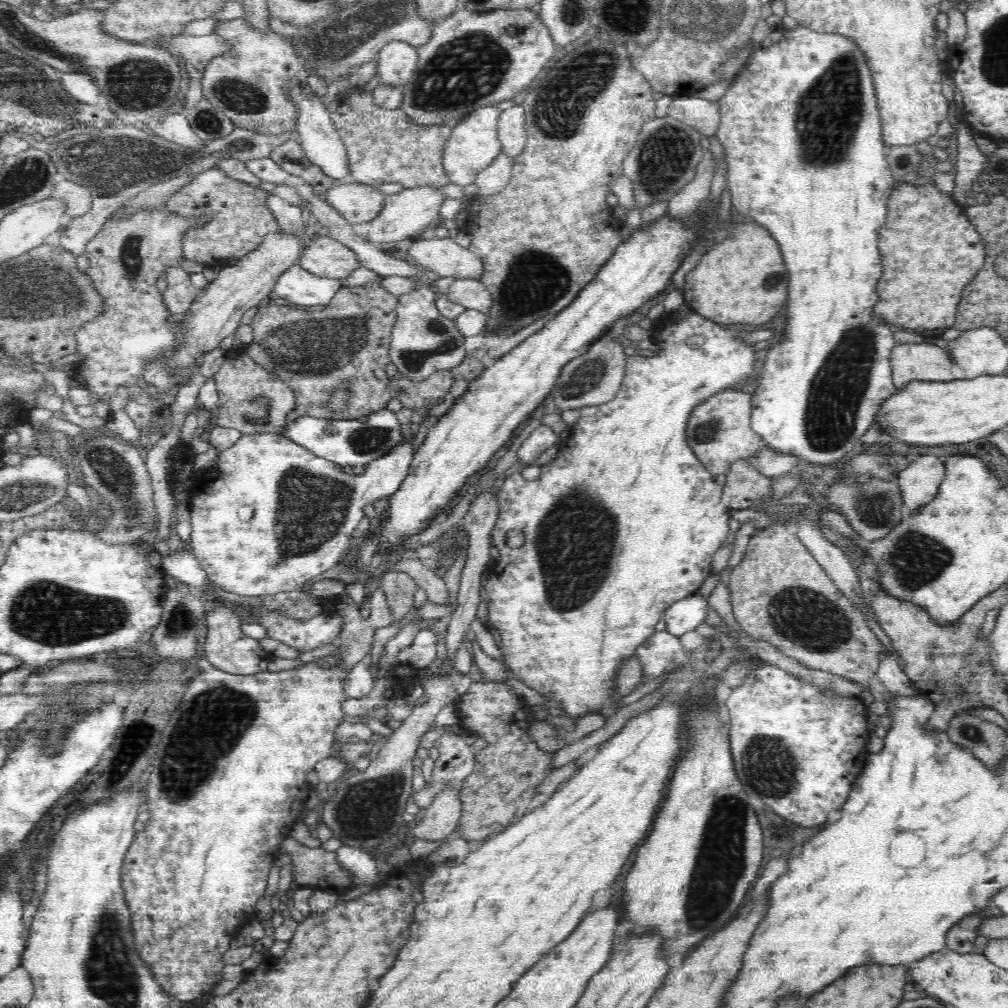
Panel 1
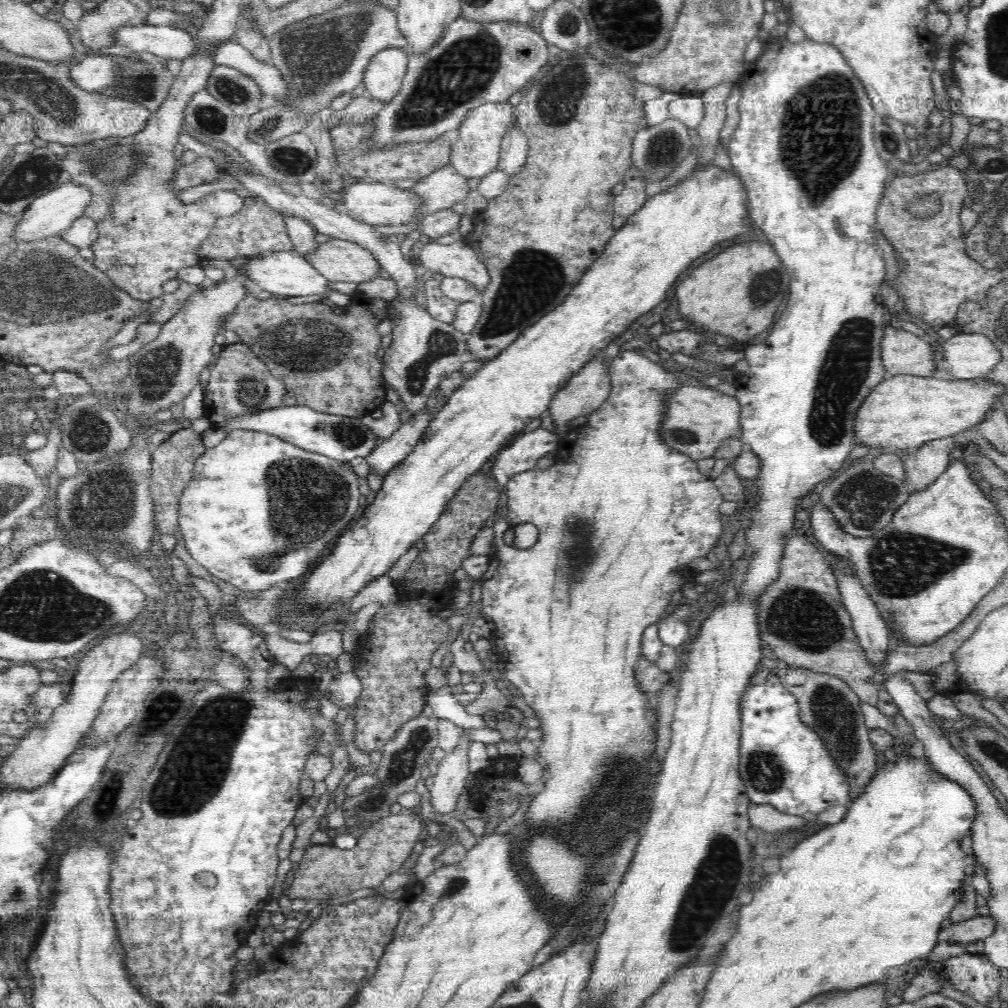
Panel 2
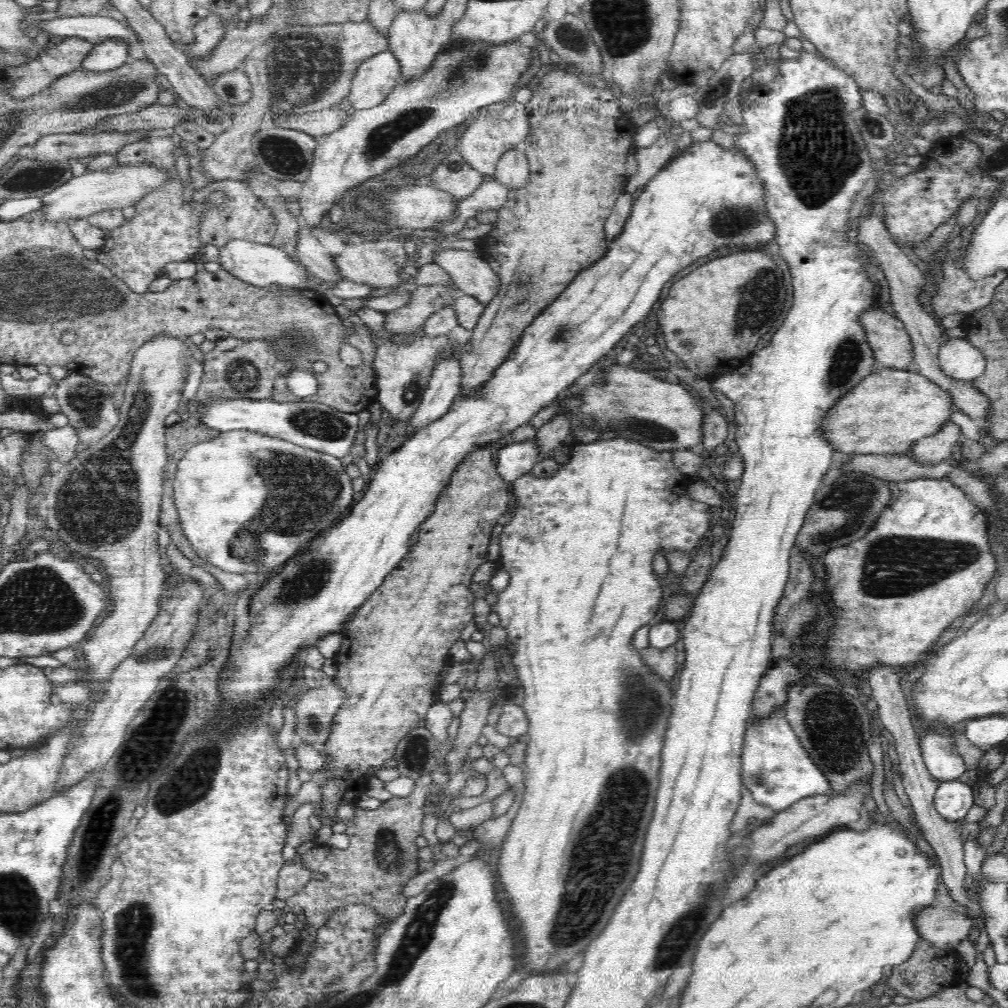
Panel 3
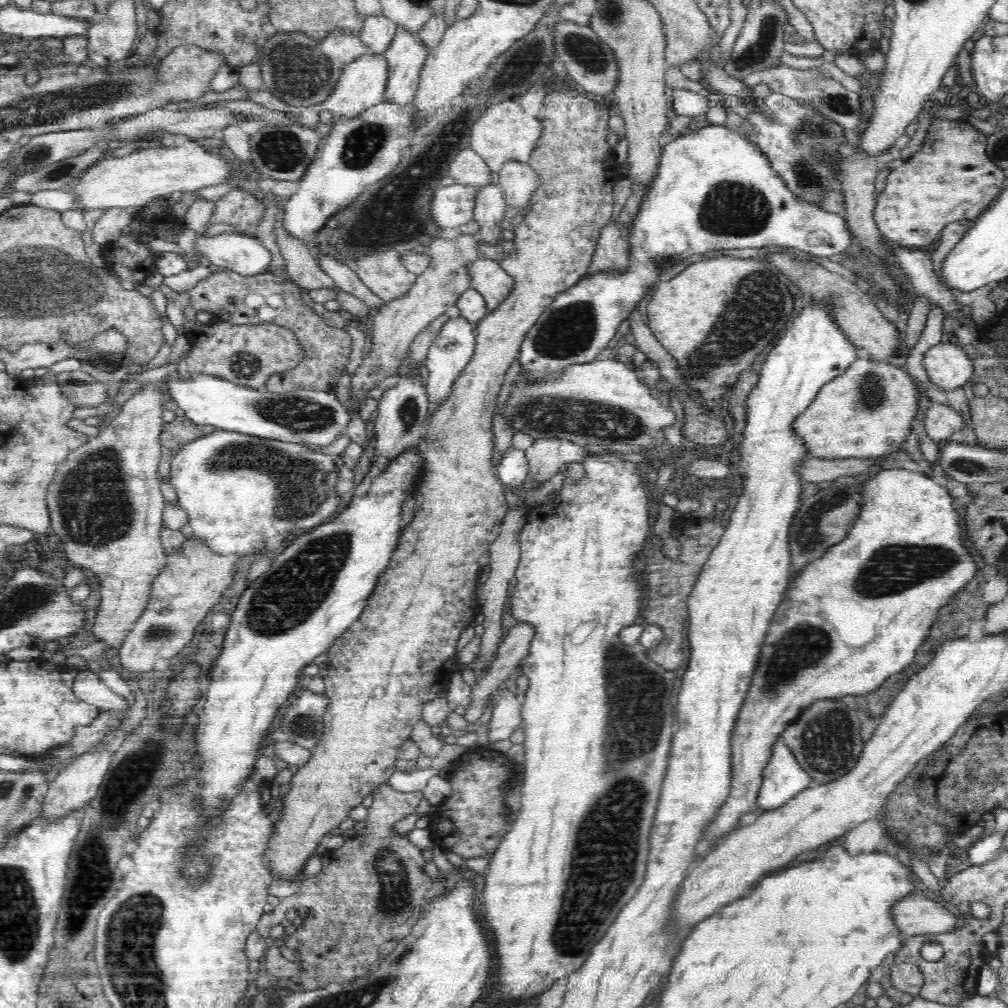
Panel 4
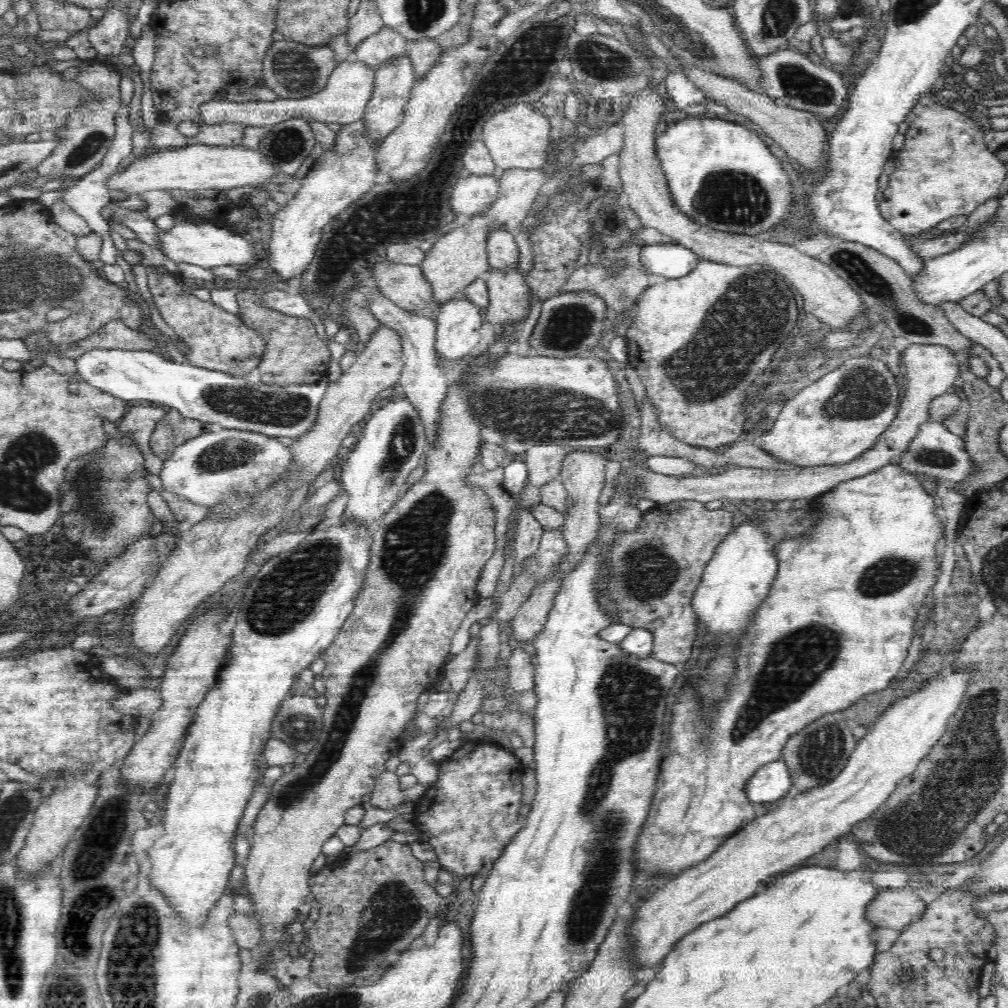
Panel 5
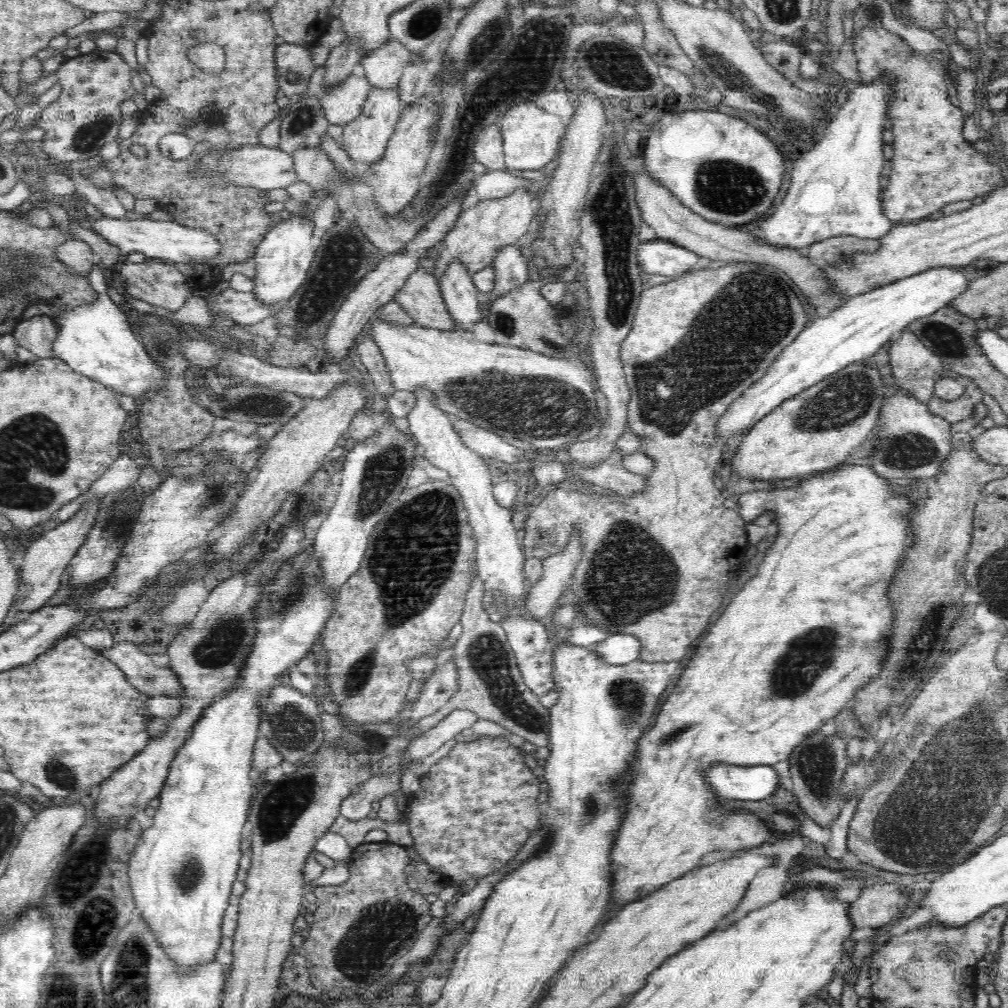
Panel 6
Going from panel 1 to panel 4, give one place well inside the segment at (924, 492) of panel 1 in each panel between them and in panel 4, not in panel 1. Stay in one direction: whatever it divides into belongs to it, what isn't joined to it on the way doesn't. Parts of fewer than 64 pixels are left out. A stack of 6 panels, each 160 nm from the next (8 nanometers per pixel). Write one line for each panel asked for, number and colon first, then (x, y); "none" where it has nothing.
2: (921, 469)
3: (934, 449)
4: (941, 421)

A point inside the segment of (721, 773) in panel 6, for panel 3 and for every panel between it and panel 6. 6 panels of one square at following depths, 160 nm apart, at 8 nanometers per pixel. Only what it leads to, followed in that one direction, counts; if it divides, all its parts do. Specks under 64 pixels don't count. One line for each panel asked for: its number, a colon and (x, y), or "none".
3: (777, 771)
4: (783, 778)
5: (771, 782)

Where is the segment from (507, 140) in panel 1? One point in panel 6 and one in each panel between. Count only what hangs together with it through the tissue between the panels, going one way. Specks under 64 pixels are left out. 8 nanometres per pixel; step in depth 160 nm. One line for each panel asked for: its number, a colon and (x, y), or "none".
2: (514, 146)
3: (512, 170)
4: (518, 180)
5: (457, 259)
6: (479, 232)

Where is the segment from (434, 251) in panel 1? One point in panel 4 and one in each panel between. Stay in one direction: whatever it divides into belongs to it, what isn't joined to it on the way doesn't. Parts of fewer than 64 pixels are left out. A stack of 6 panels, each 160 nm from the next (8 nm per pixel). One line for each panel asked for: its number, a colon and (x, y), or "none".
2: (457, 260)
3: (472, 275)
4: (490, 280)

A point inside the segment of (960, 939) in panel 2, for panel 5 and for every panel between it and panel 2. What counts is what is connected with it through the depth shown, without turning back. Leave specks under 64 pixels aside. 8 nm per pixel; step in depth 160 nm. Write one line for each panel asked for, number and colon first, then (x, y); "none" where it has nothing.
3: (936, 927)
4: (913, 915)
5: (891, 908)

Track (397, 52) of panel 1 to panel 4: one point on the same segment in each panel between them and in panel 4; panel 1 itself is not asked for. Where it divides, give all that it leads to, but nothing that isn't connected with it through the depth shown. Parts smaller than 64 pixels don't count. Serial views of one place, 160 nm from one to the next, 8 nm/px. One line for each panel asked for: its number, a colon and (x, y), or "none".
2: (382, 79)
3: (378, 75)
4: (362, 84)

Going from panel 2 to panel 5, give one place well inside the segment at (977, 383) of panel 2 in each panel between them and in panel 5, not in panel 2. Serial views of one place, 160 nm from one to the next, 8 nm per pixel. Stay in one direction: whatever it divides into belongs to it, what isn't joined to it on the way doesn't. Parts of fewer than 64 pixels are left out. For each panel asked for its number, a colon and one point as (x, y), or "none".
3: (889, 410)
4: (868, 411)
5: (832, 421)

